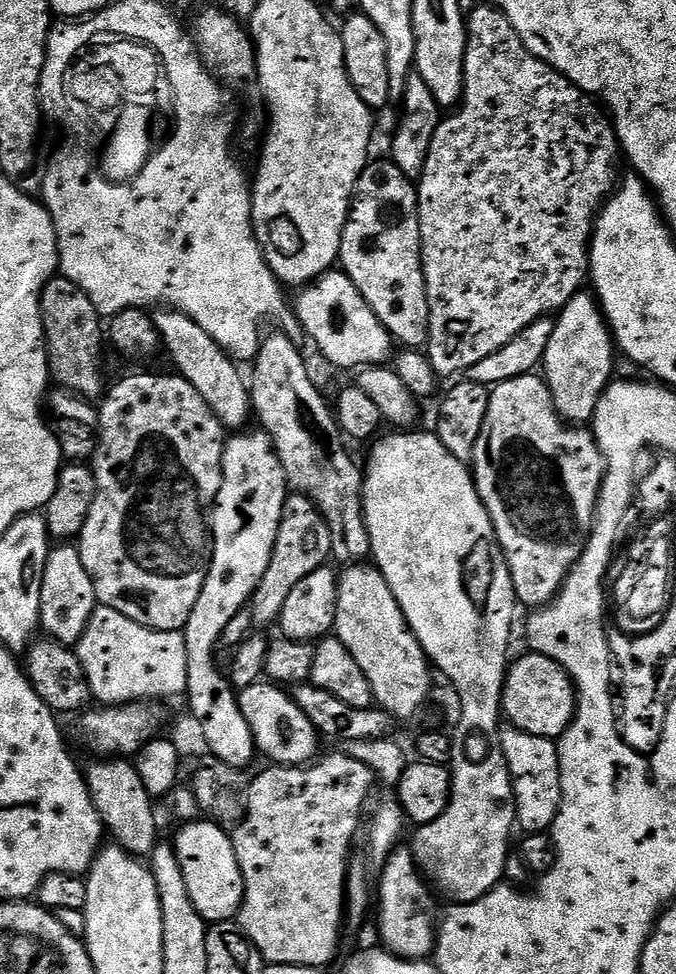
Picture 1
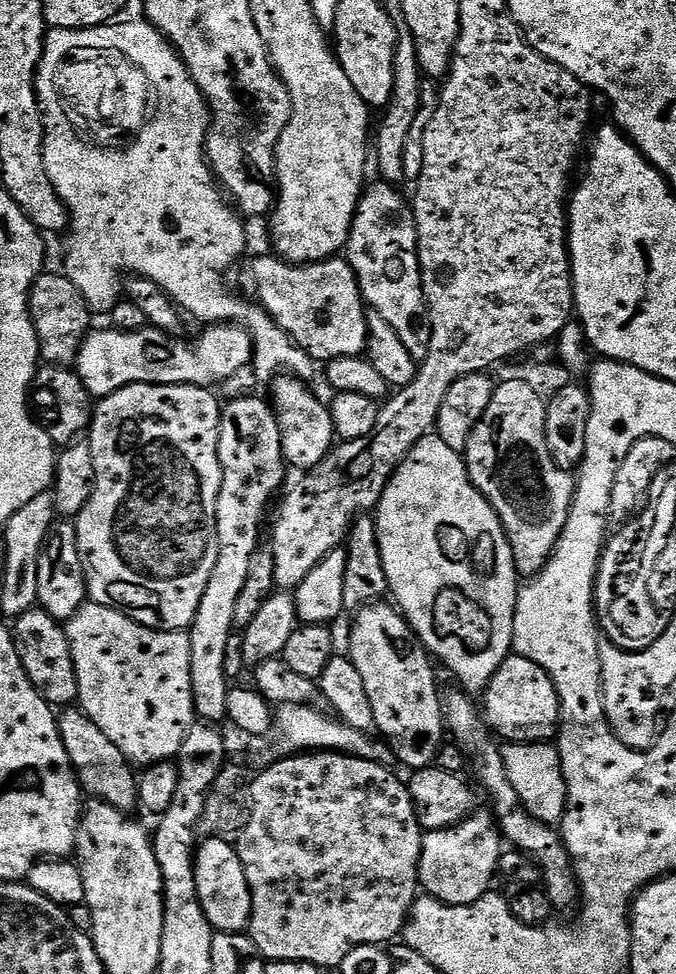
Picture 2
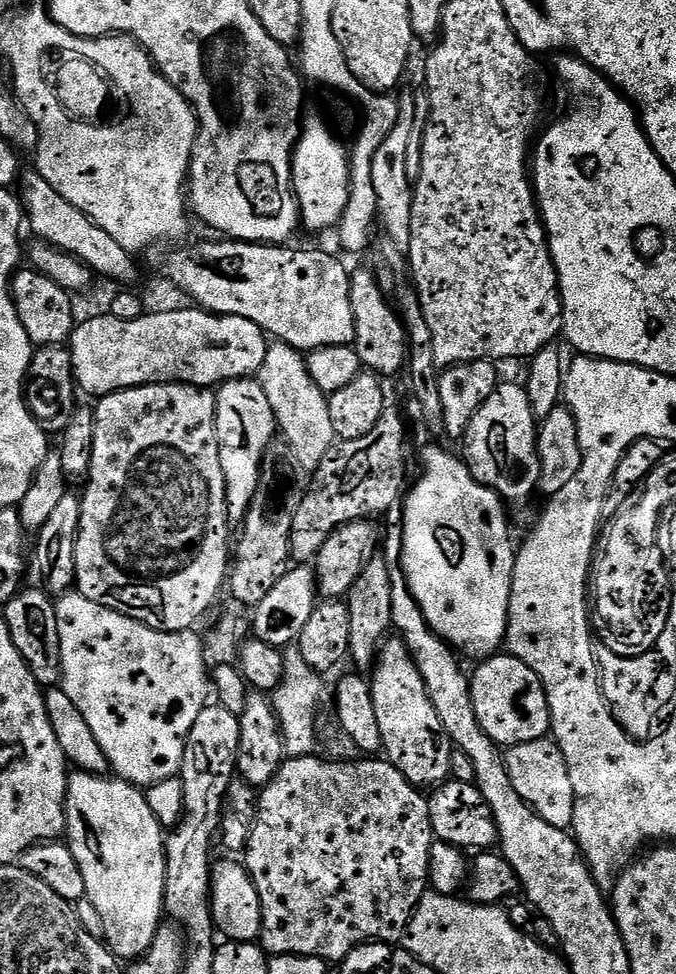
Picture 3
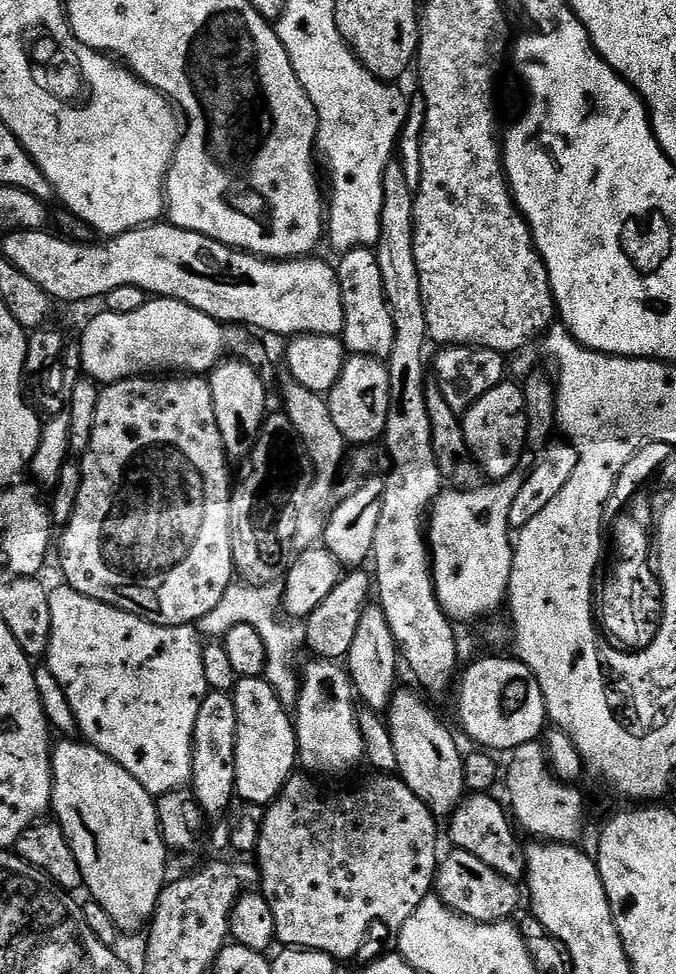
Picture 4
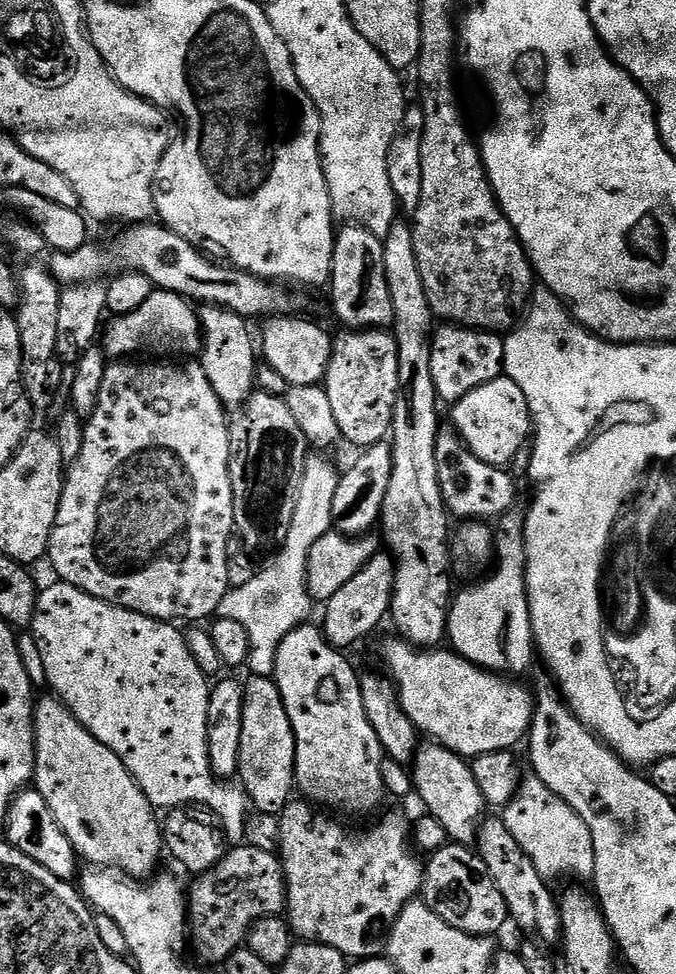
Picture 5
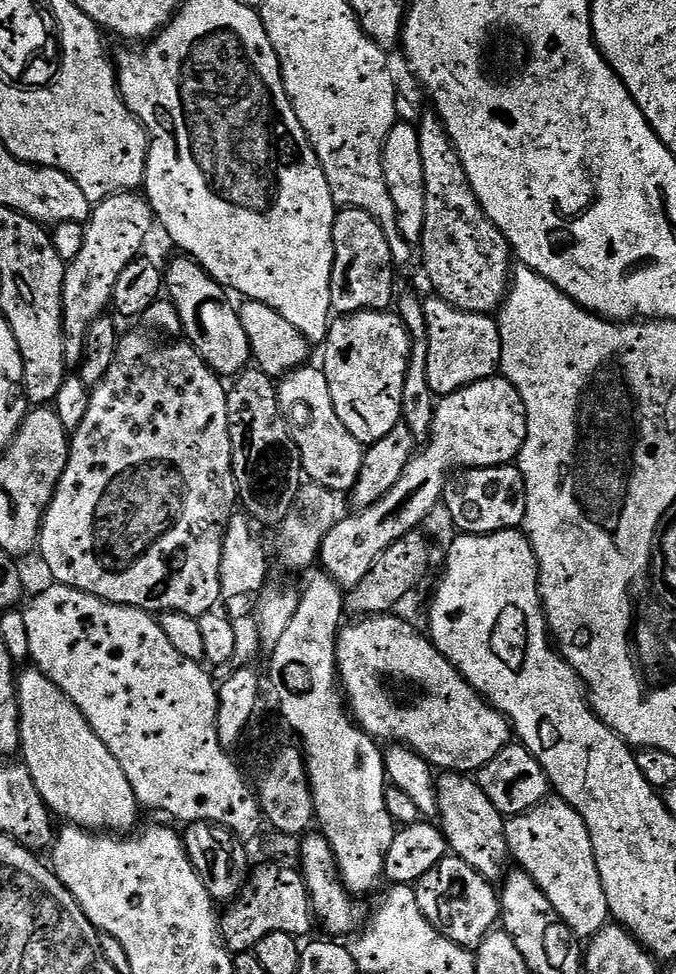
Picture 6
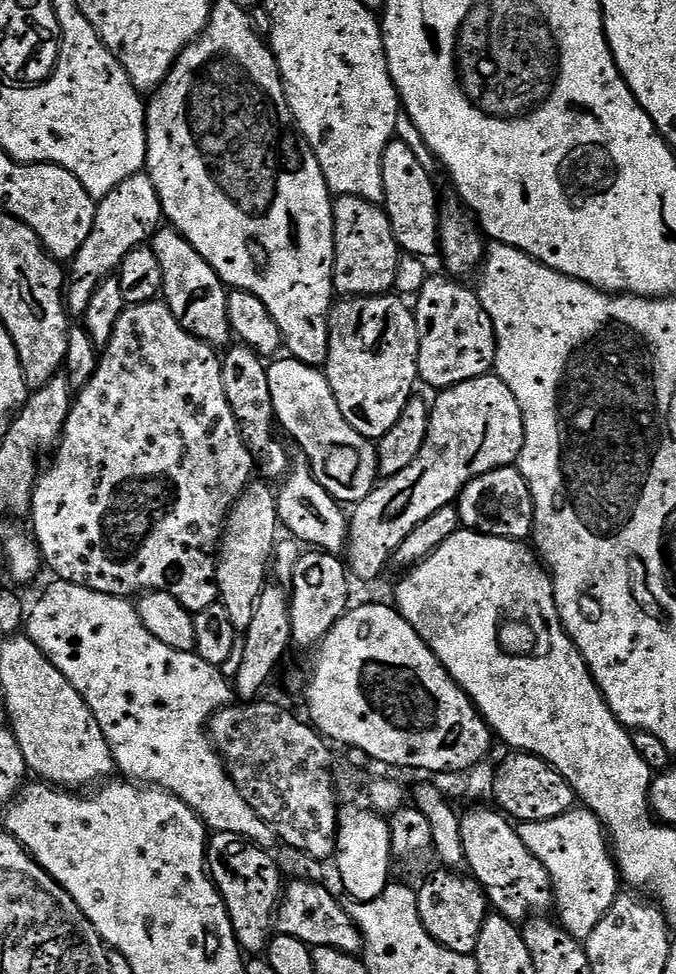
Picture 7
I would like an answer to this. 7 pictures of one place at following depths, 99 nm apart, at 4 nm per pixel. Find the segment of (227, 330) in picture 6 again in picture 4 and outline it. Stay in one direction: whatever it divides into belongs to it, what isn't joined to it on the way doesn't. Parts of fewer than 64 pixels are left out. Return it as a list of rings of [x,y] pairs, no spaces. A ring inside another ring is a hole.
[[[228,358],[219,363],[207,381],[214,398],[214,414],[218,418],[224,451],[232,458],[247,457],[266,415],[264,407],[268,404],[269,389],[264,386],[256,370],[239,358]]]

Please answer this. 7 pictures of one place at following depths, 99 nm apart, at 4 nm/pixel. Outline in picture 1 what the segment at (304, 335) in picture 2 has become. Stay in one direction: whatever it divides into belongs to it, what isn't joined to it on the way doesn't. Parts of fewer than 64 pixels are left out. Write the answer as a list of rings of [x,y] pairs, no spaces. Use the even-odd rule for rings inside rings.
[[[329,270],[311,284],[301,287],[294,296],[294,320],[304,327],[312,344],[336,368],[359,370],[384,366],[393,355],[392,335],[382,326],[380,319],[370,310],[366,298],[354,286],[343,270]],[[392,352],[392,353],[391,353]],[[388,355],[389,360],[388,360]]]

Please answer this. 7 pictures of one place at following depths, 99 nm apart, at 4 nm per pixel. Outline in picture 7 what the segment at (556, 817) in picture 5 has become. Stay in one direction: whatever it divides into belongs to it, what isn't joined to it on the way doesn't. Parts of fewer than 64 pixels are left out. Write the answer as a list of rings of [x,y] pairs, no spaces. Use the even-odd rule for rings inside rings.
[[[578,806],[546,822],[523,822],[518,831],[522,842],[526,842],[526,850],[530,850],[550,874],[554,904],[557,909],[560,907],[559,923],[574,939],[587,940],[594,926],[612,909],[622,888],[604,825],[593,812]]]

